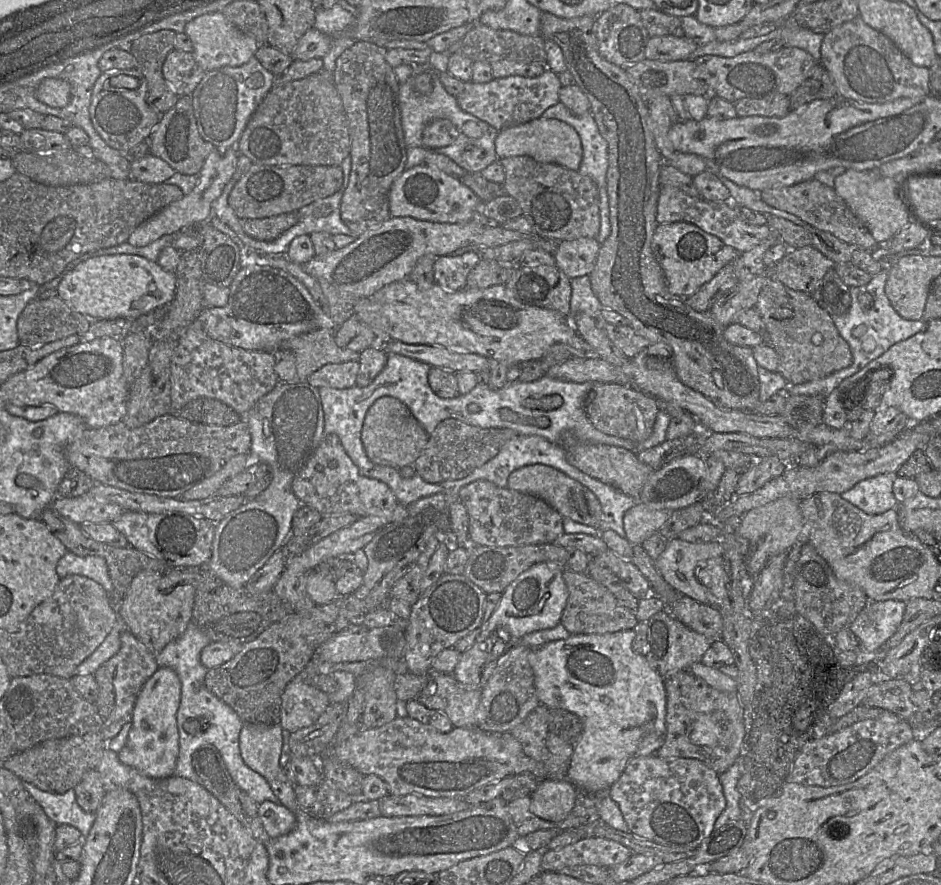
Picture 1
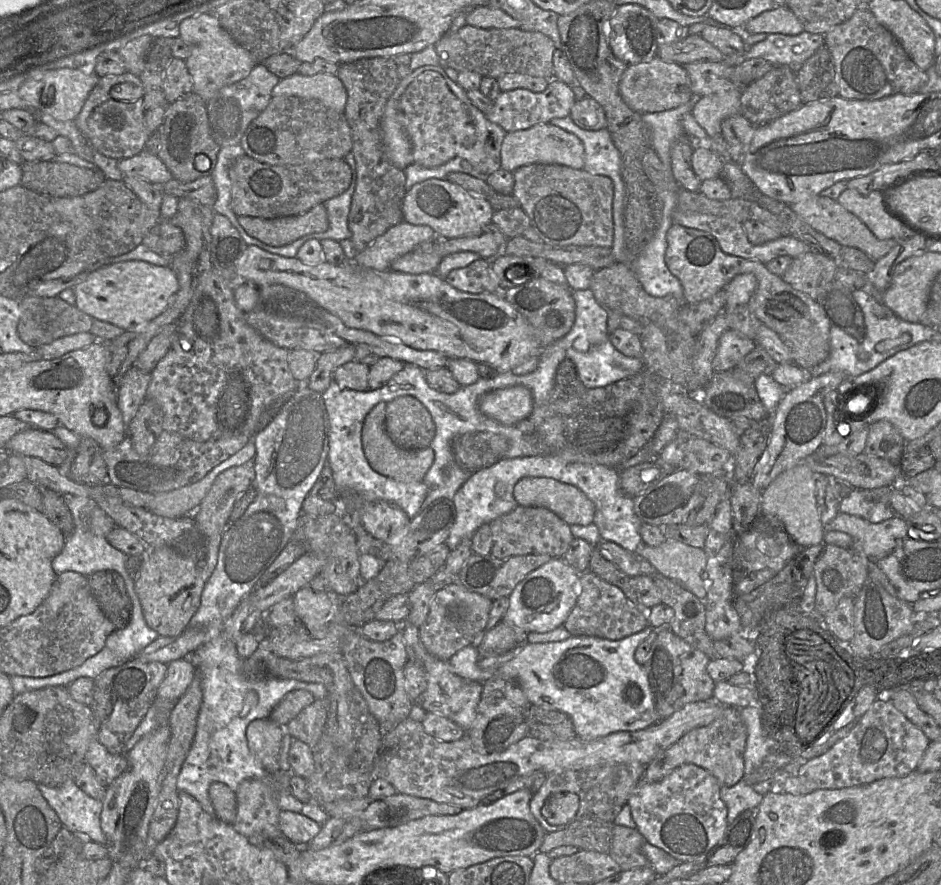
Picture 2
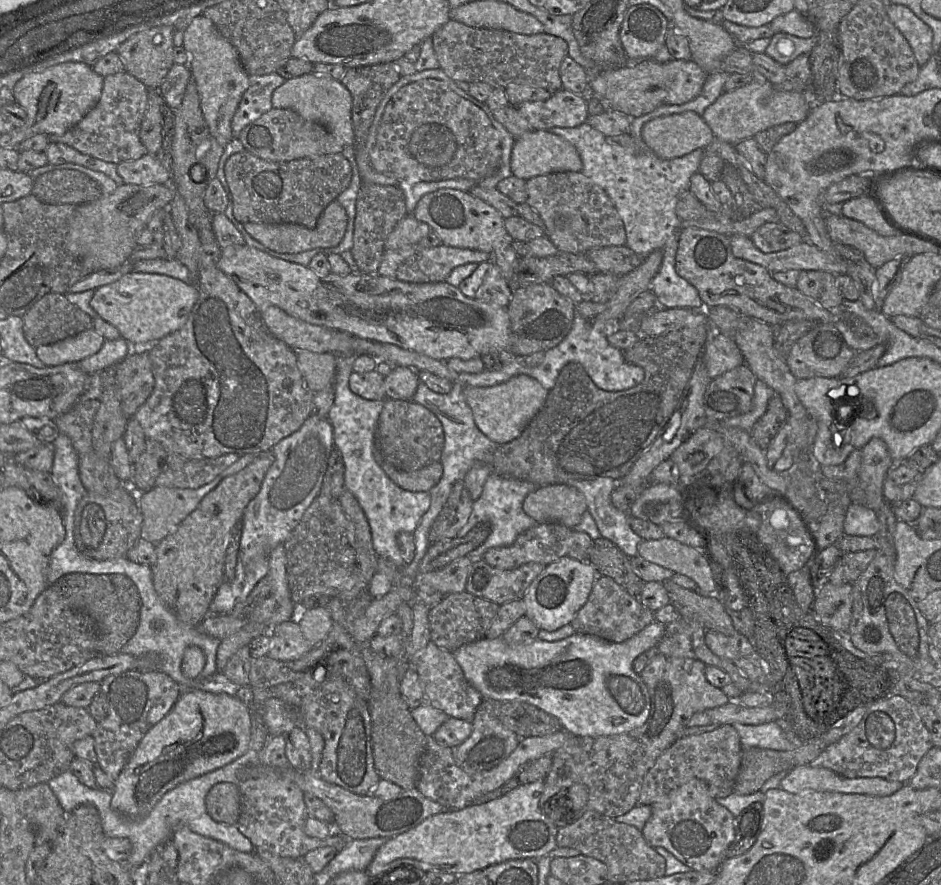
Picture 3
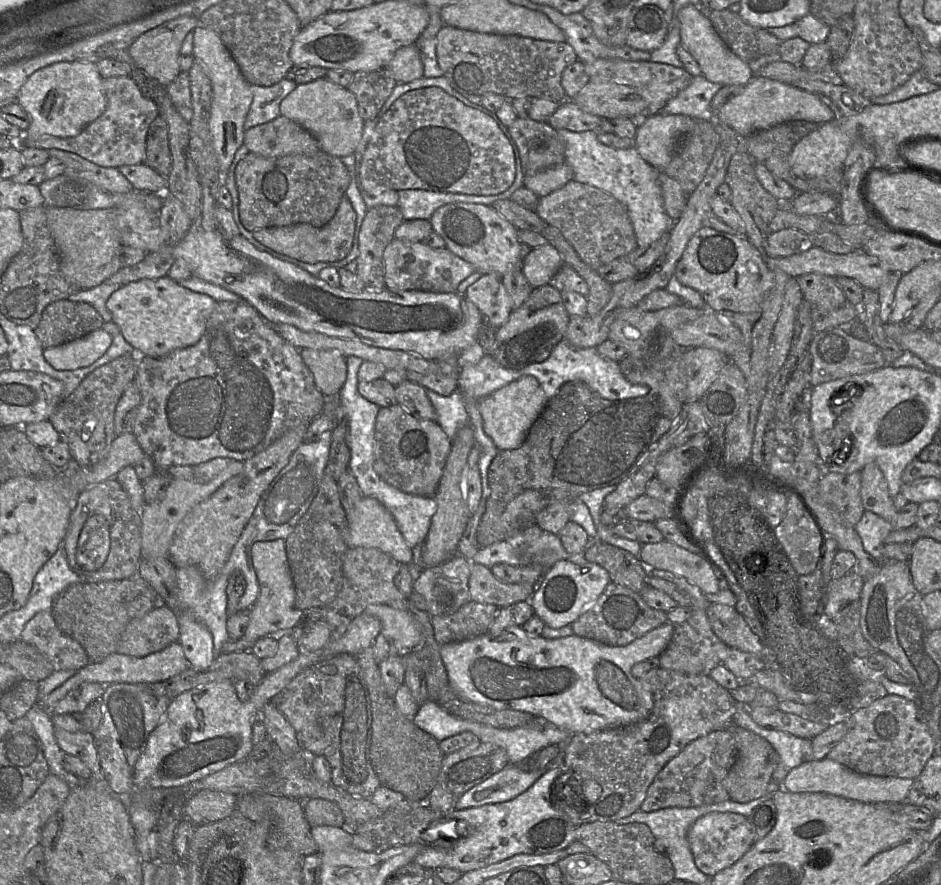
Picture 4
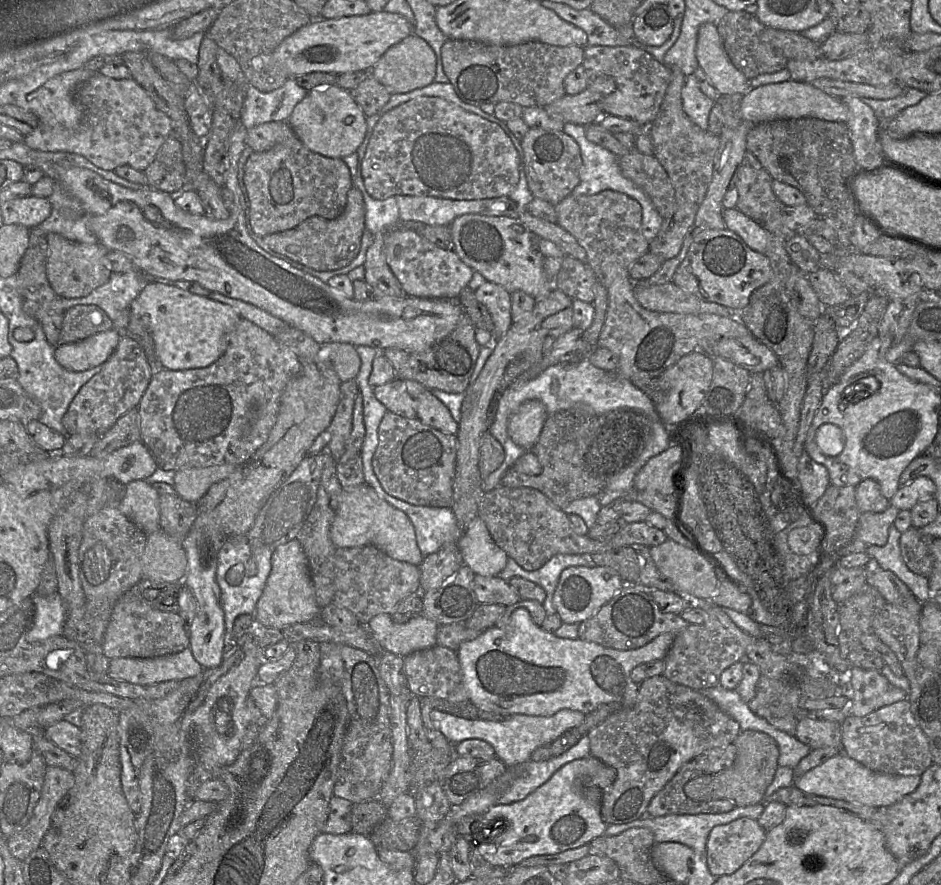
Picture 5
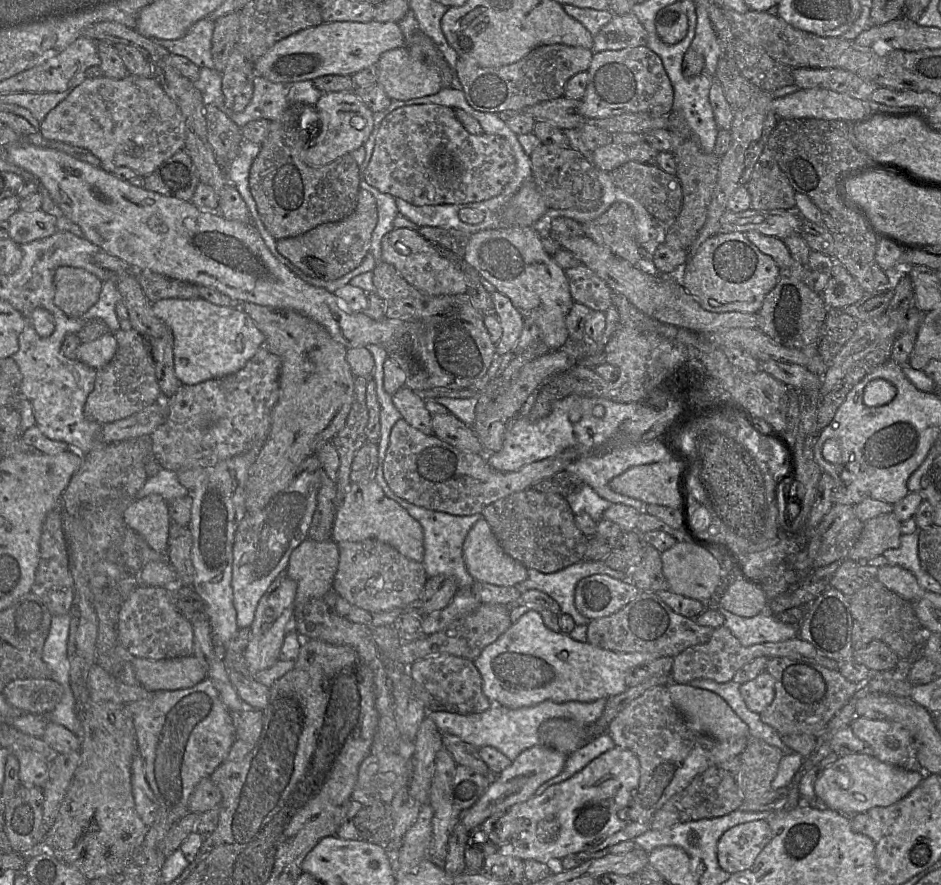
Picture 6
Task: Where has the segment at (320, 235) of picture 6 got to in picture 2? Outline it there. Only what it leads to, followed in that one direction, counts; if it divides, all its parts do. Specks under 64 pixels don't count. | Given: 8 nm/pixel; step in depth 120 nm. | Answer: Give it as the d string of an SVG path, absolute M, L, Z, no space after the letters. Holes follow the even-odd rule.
M323 204L297 216L276 219L238 216L237 220L249 236L273 247L288 245L303 236L325 232L329 228L328 213Z

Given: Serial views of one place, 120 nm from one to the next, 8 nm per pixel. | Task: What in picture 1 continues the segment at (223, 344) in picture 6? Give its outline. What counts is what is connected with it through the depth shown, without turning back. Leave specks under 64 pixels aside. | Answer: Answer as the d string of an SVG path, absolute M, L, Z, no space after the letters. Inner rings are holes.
M112 254L91 256L65 272L57 286L58 296L73 310L84 314L91 320L116 318L136 319L155 309L165 309L173 300L176 292L174 272L163 269L158 262L135 254Z

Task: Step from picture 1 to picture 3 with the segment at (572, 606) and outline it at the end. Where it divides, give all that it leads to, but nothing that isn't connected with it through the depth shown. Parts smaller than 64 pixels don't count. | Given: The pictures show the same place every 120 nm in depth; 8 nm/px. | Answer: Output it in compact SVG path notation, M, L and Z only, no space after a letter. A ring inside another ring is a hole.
M599 575L587 602L578 611L570 625L578 634L590 634L606 641L624 642L655 621L654 612L645 607L638 598L630 595L612 578Z

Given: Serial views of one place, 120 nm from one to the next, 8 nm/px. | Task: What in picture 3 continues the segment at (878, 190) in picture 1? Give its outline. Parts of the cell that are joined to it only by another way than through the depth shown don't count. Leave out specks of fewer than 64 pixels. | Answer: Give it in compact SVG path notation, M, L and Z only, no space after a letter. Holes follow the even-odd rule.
M866 194L845 201L841 207L842 215L857 220L882 236L897 235L882 217L874 201Z

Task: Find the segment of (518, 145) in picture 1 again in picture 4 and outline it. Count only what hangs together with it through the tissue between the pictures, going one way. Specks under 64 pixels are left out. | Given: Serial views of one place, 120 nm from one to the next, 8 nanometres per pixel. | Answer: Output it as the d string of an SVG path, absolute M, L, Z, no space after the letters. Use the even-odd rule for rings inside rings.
M564 162L534 174L526 174L524 186L533 191L538 197L543 197L562 188L572 179L573 170Z

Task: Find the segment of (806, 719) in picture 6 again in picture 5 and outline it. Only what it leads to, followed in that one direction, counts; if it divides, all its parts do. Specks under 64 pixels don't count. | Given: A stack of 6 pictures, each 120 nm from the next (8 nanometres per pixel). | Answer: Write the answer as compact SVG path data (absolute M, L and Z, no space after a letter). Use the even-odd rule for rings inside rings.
M755 637L754 642L746 650L745 660L756 664L760 669L760 678L756 687L755 697L747 704L749 708L758 716L764 719L783 717L788 714L808 714L802 713L799 709L799 700L803 696L803 687L809 682L807 668L795 663L788 655L778 653L764 637Z

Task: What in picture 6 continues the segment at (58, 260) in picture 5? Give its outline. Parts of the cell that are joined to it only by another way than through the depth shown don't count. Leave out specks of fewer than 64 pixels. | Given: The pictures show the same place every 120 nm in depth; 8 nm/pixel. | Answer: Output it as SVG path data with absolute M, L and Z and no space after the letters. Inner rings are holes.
M61 266L54 274L54 303L68 316L83 316L99 299L103 282L94 274Z

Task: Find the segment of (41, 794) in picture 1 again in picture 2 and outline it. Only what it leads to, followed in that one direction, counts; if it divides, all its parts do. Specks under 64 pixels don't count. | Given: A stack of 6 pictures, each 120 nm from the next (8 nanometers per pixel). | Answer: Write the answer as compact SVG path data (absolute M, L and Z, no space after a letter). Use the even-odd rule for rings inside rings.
M74 779L57 787L37 785L64 828L85 839L107 844L100 823L102 800L87 795L76 785Z

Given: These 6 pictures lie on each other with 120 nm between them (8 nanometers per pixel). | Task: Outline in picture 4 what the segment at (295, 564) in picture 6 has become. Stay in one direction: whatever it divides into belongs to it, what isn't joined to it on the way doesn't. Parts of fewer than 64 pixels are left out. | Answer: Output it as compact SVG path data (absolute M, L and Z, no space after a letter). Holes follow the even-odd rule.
M286 540L256 542L252 546L252 560L260 585L256 602L249 608L249 624L240 639L256 641L265 636L289 632L298 625L303 611L296 607L295 588L287 559Z

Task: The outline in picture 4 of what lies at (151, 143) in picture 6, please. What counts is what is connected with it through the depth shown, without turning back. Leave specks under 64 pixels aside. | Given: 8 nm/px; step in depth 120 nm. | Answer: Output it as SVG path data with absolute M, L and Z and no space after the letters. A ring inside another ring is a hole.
M130 76L103 79L103 89L106 95L106 108L81 133L68 138L40 136L35 139L25 139L22 146L64 150L102 167L119 168L124 165L143 163L149 126L160 115L157 104L144 95Z

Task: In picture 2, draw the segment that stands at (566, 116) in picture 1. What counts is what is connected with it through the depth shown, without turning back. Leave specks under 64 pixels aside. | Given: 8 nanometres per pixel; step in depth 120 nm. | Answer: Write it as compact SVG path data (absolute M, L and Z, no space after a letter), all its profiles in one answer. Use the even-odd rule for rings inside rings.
M570 116L564 118L554 118L551 124L560 127L561 129L576 135L583 143L585 150L585 163L583 170L593 174L607 176L611 179L614 187L613 197L613 221L614 221L614 241L612 244L612 253L616 262L629 262L629 254L624 242L624 207L626 200L625 183L621 176L621 155L619 150L614 145L611 135L607 129L590 131L580 128Z

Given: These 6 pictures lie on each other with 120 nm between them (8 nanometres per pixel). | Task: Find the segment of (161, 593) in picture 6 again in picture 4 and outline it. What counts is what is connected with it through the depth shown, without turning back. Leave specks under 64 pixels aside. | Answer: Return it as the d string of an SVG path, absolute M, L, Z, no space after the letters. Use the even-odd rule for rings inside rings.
M159 605L127 624L116 653L144 657L178 642L179 635L179 613L167 605Z

